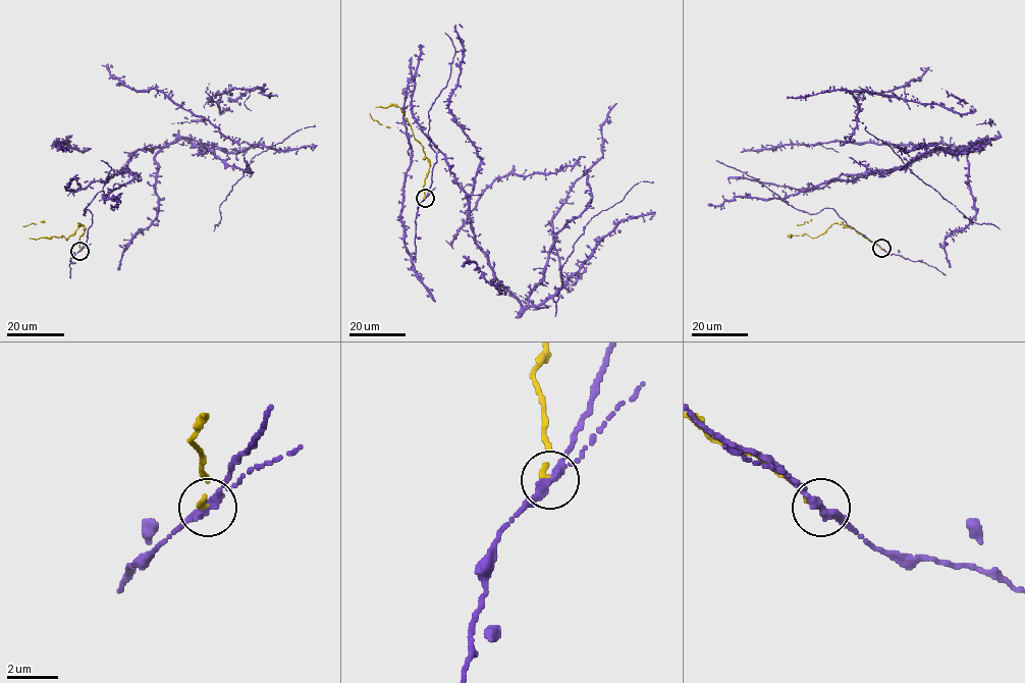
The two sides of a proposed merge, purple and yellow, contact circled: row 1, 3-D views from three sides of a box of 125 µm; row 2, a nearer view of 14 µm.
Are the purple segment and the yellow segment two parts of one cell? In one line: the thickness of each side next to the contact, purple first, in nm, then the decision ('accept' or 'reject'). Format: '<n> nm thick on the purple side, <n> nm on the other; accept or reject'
360 nm thick on the purple side, 240 nm on the other; reject

